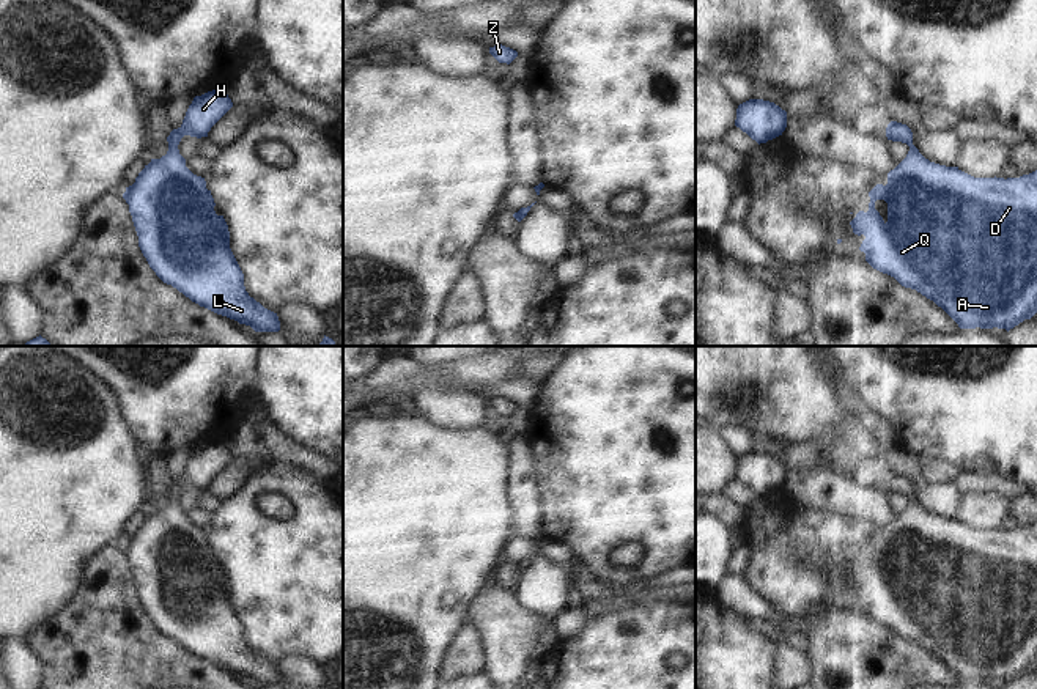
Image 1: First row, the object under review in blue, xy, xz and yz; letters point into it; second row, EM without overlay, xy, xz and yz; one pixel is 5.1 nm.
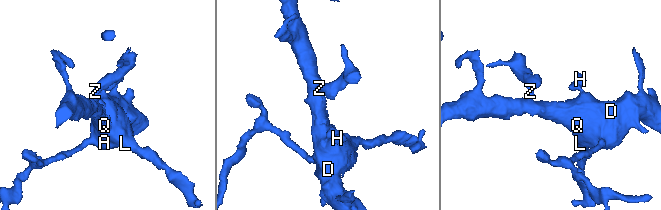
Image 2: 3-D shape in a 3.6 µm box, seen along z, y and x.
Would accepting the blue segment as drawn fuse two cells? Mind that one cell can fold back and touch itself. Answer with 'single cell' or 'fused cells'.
single cell

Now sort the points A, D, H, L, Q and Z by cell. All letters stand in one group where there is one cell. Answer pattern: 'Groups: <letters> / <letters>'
Groups: A D H L Q Z

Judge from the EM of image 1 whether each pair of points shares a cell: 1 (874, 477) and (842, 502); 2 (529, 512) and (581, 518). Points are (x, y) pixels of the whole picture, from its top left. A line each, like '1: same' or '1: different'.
1: different
2: different

